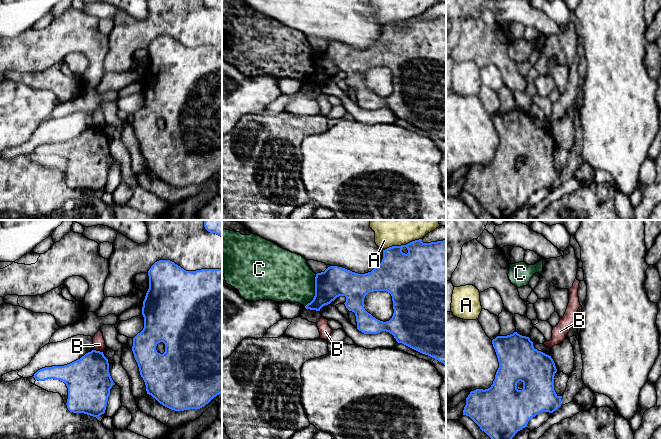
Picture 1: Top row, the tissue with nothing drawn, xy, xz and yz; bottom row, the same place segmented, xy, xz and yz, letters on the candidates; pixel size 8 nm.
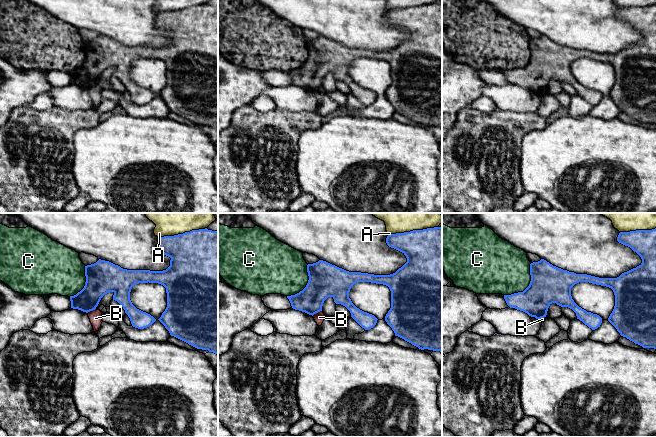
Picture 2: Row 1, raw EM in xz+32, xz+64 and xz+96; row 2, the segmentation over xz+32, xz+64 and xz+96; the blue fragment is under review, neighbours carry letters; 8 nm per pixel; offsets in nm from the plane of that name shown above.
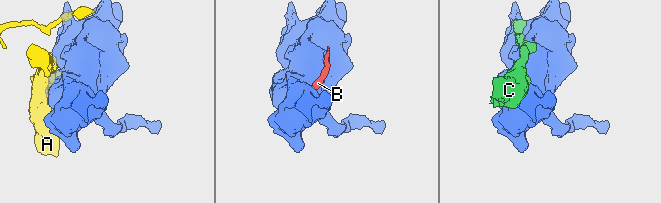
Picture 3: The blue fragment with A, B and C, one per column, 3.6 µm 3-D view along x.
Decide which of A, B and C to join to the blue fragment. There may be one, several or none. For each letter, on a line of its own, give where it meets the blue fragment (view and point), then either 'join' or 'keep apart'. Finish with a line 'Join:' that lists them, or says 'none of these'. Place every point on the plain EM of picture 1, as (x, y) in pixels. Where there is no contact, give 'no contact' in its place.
A: xz (402, 21) | keep apart
B: xy (98, 127) | keep apart
C: xz (315, 67) | keep apart
Join: none of these

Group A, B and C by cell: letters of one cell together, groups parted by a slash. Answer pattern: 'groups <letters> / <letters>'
groups A / B / C

